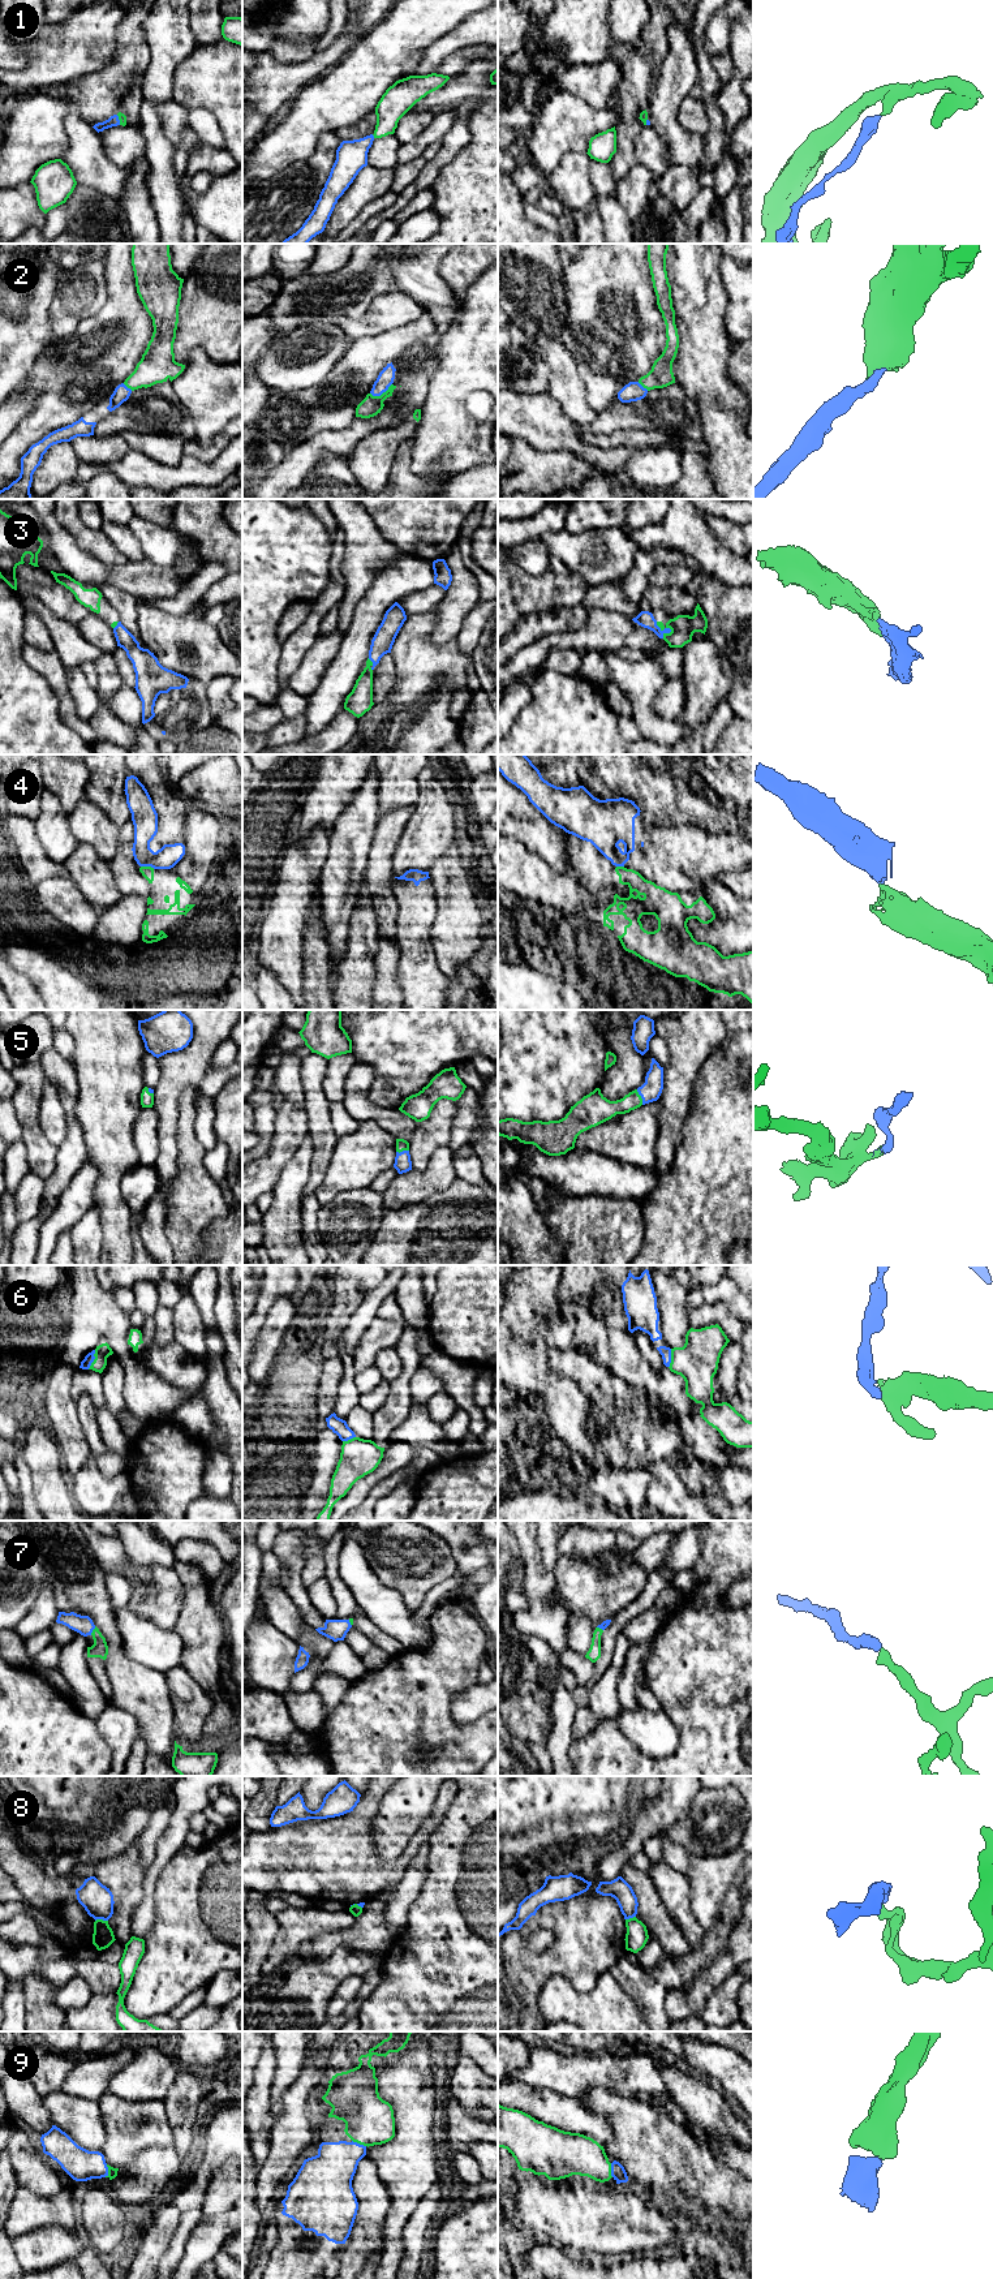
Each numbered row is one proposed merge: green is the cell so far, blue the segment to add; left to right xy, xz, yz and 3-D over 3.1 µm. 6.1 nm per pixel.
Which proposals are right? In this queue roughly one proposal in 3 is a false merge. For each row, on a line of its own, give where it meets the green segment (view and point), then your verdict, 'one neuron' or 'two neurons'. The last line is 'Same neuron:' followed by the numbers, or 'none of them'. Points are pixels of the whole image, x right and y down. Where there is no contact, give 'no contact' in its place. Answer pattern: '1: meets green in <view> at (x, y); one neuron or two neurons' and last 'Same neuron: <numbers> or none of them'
1: meets green in xz at (373, 134); one neuron
2: meets green in xz at (382, 394); one neuron
3: meets green in yz at (663, 628); one neuron
4: meets green in xy at (147, 867); two neurons
5: meets green in yz at (640, 1097); one neuron
6: meets green in xy at (94, 1359); one neuron
7: meets green in xy at (93, 1630); one neuron
8: meets green in xy at (100, 1920); two neurons
9: meets green in xy at (108, 2171); one neuron
Same neuron: 1, 2, 3, 5, 6, 7, 9

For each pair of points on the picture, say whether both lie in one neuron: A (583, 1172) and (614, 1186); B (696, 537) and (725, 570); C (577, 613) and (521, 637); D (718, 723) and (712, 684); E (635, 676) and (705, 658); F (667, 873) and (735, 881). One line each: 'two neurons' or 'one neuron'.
A: one neuron
B: one neuron
C: one neuron
D: two neurons
E: two neurons
F: two neurons

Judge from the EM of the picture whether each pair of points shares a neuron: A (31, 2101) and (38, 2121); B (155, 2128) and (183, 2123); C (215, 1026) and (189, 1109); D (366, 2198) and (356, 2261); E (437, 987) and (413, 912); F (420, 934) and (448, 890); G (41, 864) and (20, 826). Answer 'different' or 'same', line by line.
A: same
B: different
C: different
D: same
E: same
F: different
G: same

